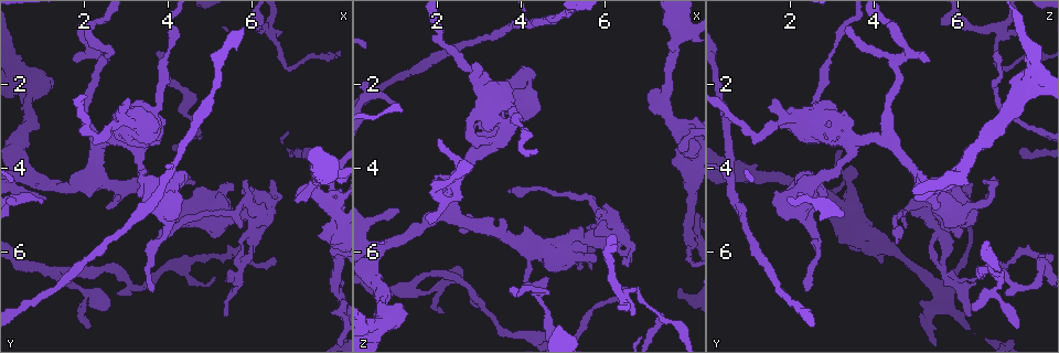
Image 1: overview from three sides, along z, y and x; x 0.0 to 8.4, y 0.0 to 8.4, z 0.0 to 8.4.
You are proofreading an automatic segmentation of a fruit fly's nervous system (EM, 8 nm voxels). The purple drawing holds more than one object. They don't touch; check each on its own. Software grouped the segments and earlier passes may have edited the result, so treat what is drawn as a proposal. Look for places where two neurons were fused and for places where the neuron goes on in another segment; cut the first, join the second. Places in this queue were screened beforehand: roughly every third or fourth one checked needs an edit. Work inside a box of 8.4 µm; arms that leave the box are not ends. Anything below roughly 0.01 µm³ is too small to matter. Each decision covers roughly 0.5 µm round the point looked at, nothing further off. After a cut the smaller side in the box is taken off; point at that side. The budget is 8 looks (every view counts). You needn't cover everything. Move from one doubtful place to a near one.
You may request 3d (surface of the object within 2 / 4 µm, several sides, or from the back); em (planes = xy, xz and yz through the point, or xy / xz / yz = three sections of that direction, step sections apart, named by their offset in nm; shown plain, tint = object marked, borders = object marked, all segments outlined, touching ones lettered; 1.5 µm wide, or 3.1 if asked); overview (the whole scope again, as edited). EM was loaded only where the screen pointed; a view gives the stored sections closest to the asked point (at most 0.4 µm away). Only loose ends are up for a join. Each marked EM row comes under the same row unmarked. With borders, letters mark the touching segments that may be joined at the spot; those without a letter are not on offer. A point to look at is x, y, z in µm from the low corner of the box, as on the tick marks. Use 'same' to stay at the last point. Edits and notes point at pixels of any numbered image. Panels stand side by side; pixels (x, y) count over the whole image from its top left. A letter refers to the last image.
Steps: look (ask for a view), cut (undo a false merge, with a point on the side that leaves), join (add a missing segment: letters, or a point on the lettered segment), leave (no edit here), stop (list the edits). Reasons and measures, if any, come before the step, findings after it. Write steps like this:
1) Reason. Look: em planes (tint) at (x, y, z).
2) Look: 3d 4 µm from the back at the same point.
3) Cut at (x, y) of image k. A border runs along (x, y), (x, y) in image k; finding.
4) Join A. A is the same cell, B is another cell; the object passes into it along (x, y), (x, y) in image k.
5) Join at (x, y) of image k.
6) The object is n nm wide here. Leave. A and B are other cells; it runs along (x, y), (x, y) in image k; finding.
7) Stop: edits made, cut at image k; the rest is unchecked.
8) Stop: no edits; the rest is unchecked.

Look: em xz step 4 (tint) at (4.60, 4.30, 6.60).

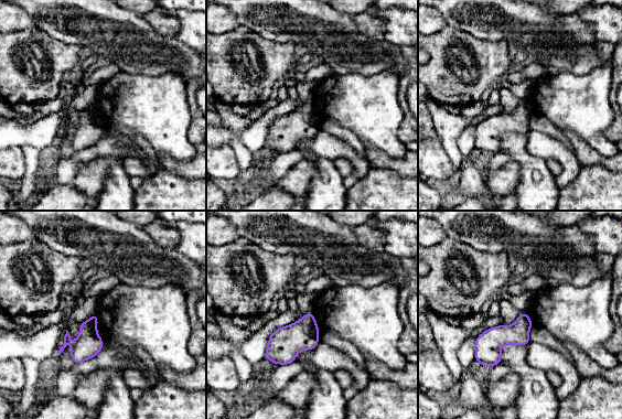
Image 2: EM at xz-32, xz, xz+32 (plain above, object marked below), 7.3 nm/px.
Cut it another way. Look: em yz step 4 (tint) at the same point.

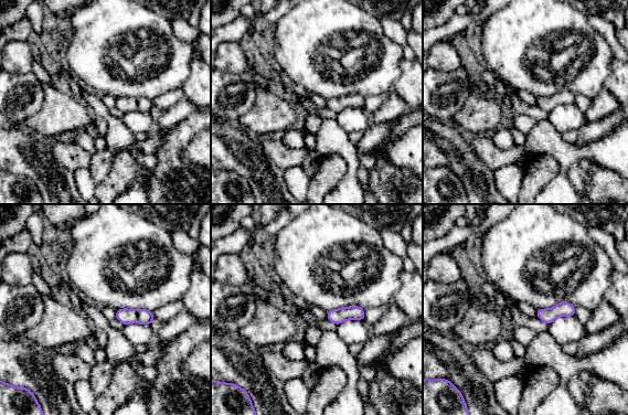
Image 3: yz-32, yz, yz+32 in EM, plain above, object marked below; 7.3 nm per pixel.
See the neighbours. Look: em yz step 4 (borders) at the same point.

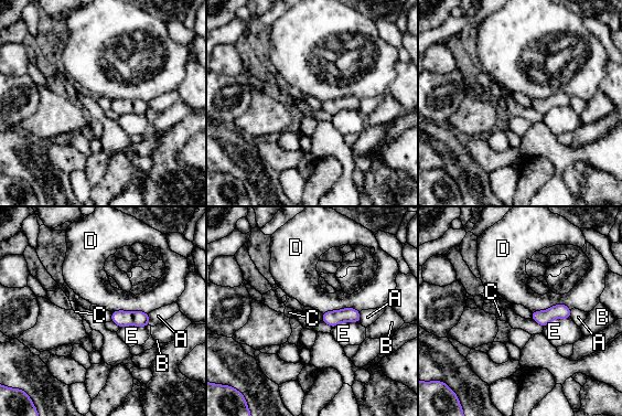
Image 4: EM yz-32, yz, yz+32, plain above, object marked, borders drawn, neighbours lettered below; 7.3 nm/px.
Leave. A, B, C, D and E are other cells; a border runs along (570, 309), (556, 304), (532, 312) in image 4; none of them fits.

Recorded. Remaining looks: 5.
Thin end. Look: 3d 4 µm from the back at (5.35, 6.70, 6.40).

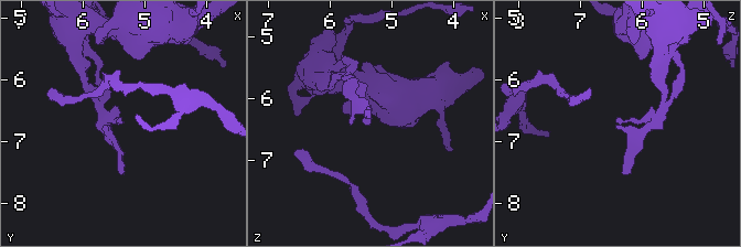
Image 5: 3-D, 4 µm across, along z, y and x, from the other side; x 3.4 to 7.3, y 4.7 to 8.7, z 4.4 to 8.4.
Need the tissue. Look: em planes (borders) at (5.35, 6.70, 6.40).

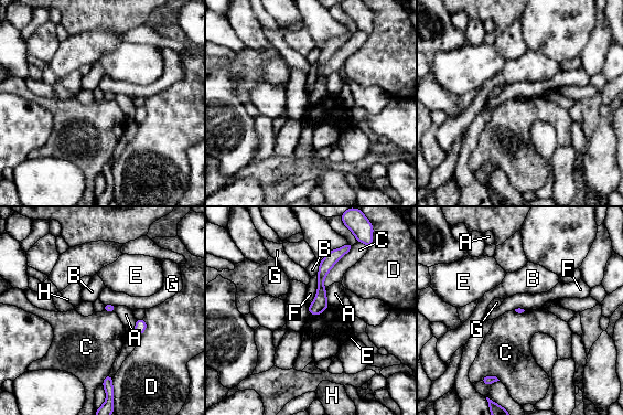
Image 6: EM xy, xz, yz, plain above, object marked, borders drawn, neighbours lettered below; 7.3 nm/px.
Leave. A, B, C, D, E, F, G and H are other cells; it runs along (336, 252), (321, 275), (314, 312) in image 6; no lettered segment goes on from it.

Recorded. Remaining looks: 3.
Look: em planes (borders) at (3.75, 5.75, 4.55).

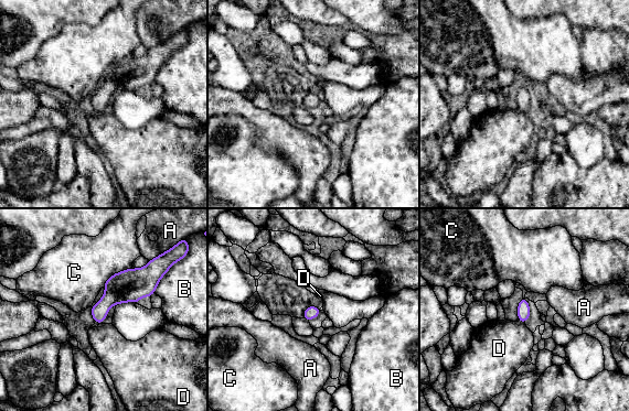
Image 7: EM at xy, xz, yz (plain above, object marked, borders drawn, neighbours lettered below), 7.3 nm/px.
Leave. A, B, C and D are other cells; a border runs along (519, 320), (524, 323) in image 7; no lettered segment goes on from it.

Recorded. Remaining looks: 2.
Stop: no edits; the rest is unchecked.

